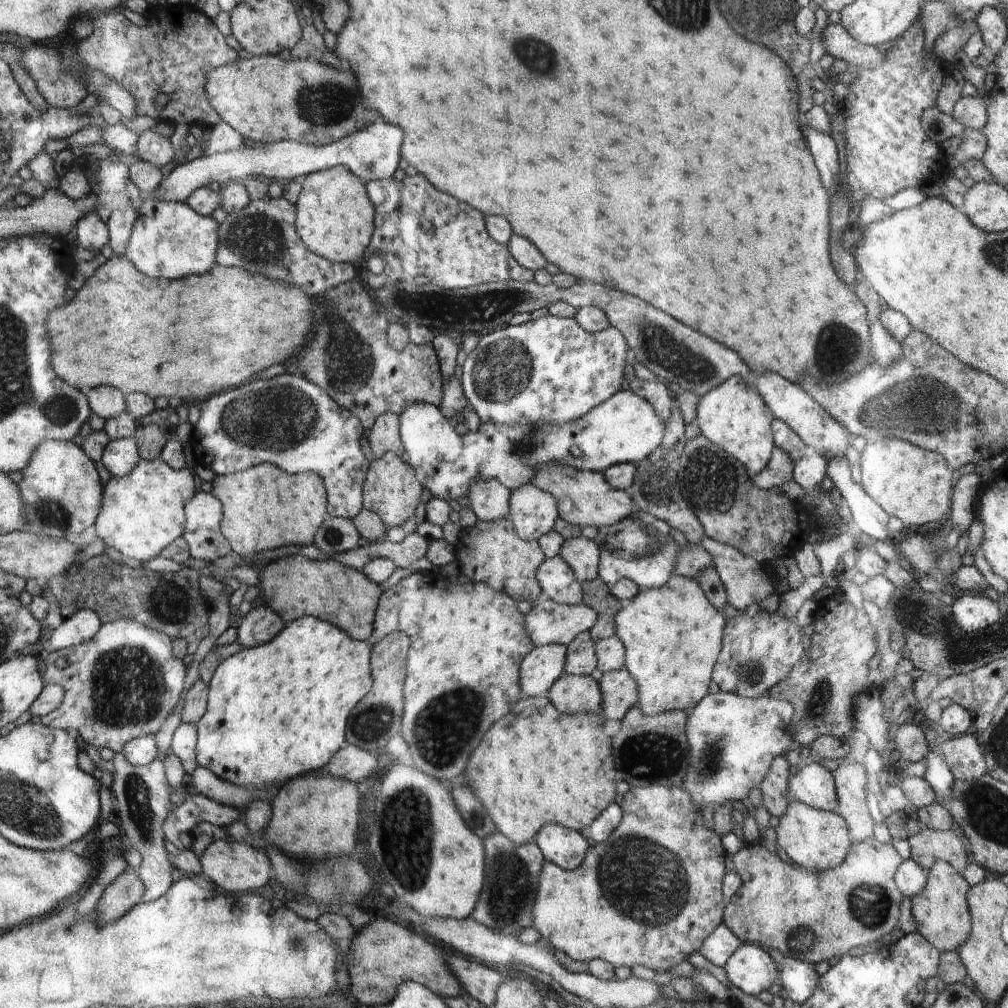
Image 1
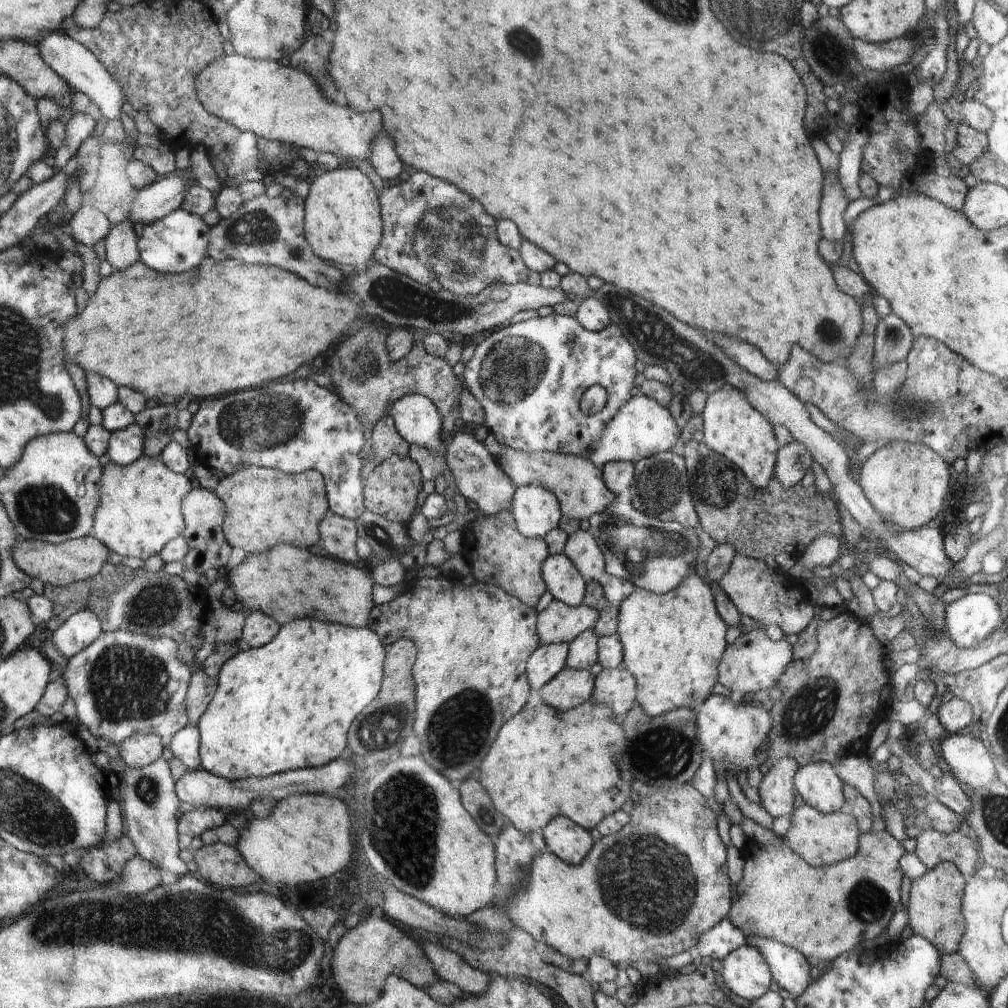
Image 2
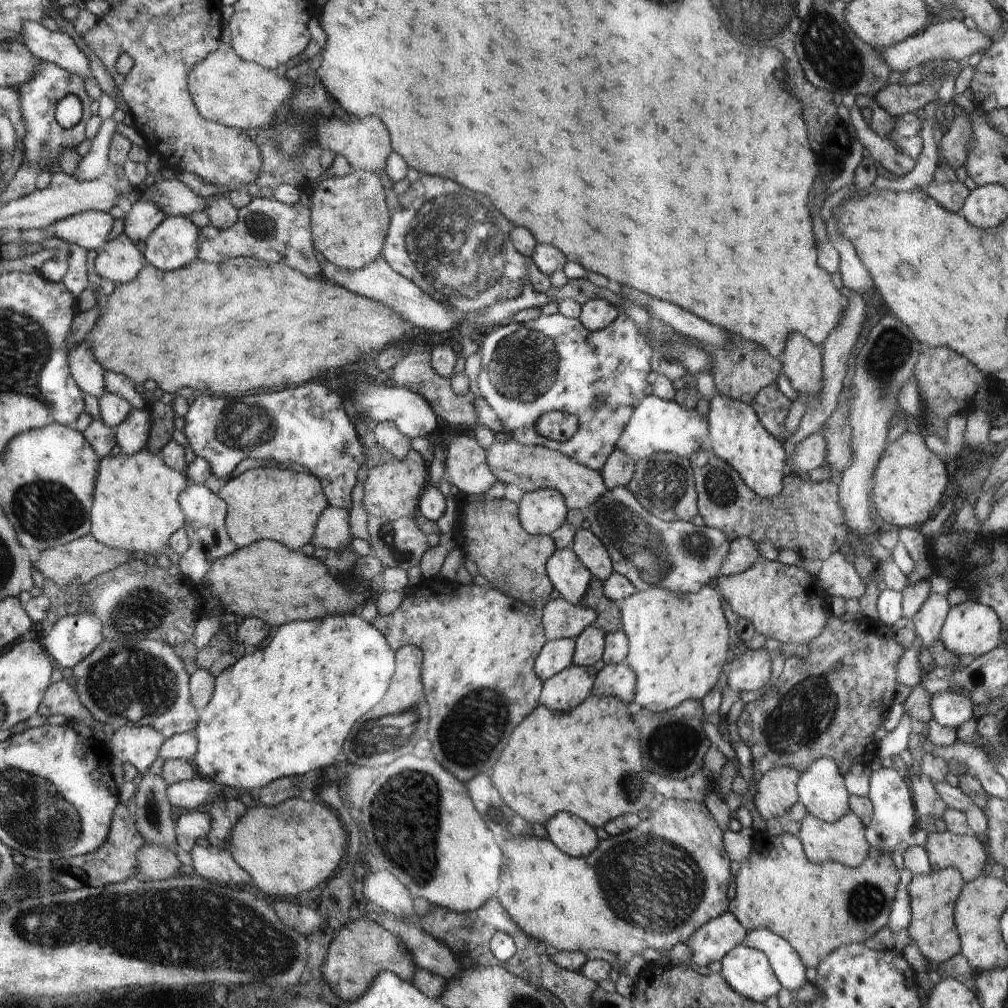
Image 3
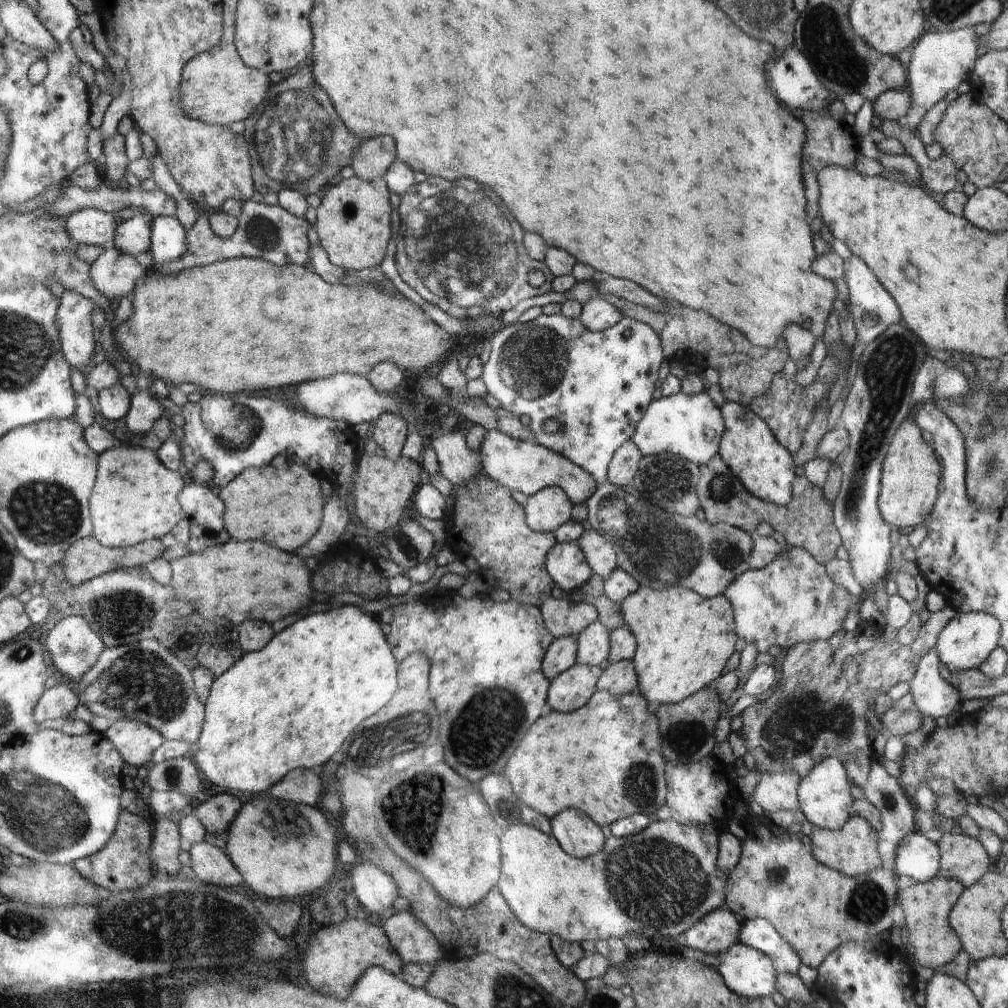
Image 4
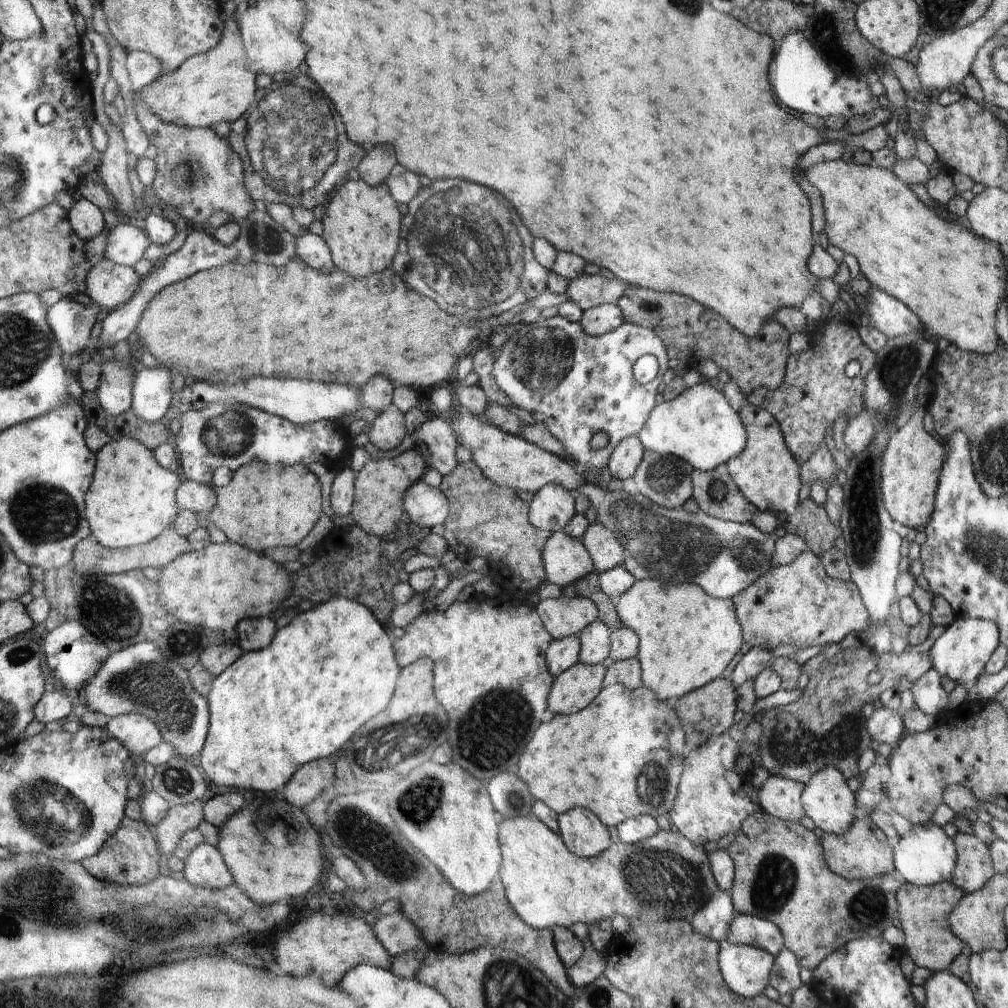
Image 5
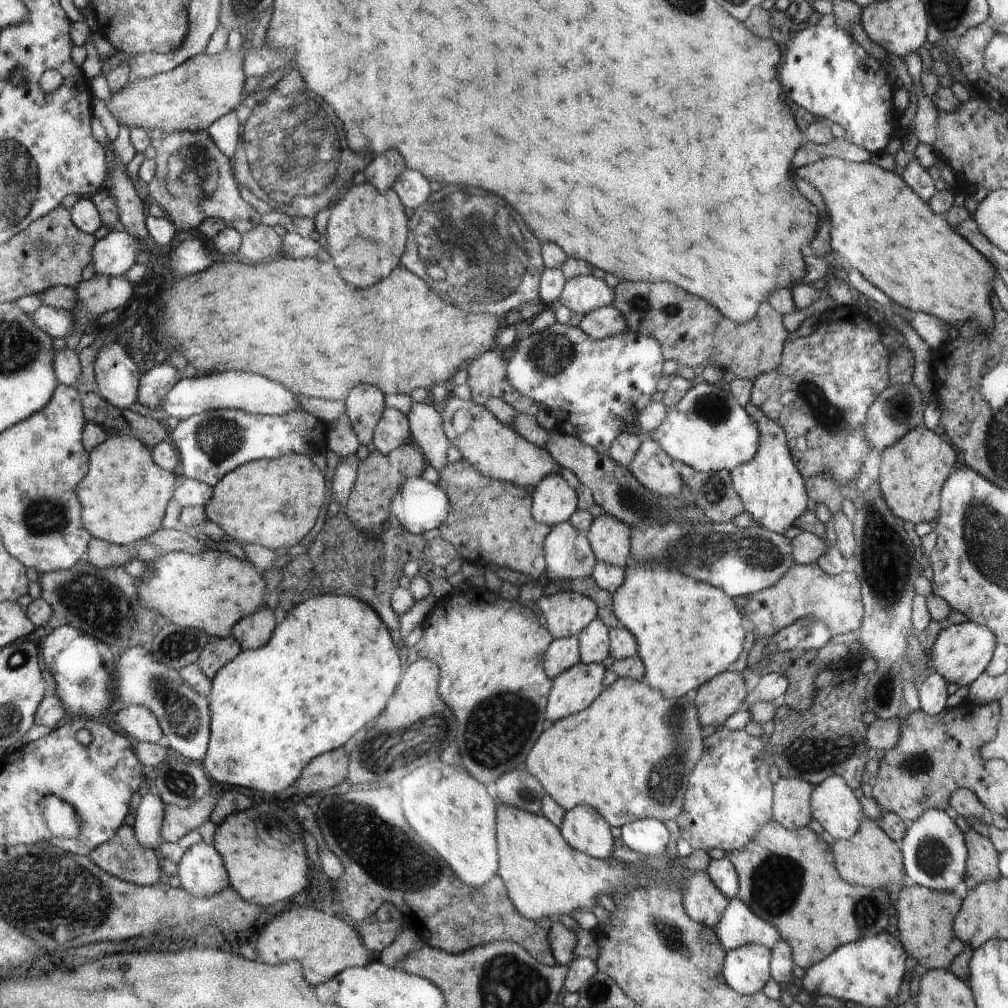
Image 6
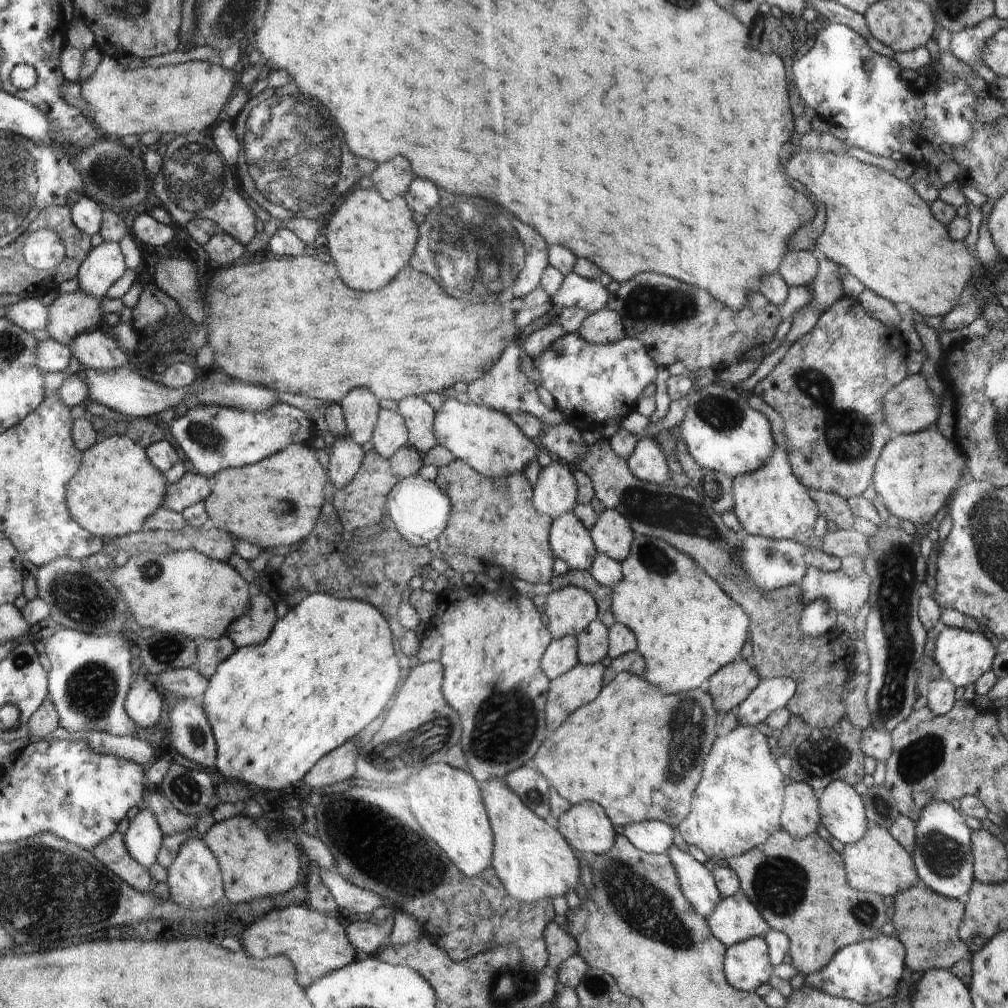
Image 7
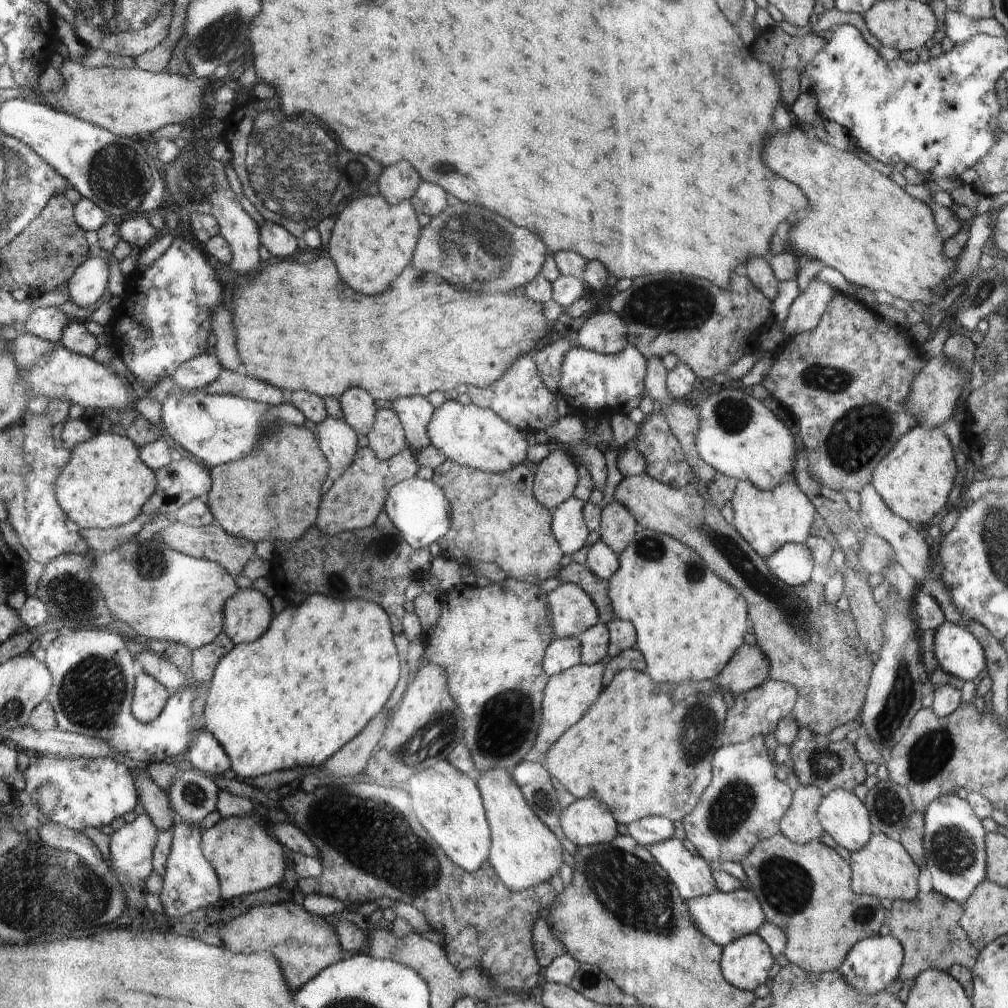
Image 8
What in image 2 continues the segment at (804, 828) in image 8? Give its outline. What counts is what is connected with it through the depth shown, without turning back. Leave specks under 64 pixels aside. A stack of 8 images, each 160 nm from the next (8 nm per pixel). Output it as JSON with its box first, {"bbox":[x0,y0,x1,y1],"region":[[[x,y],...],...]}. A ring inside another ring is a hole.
{"bbox":[759,757,798,818],"region":[[[790,757],[781,758],[772,764],[759,785],[761,805],[764,810],[778,818],[794,810],[794,787],[792,780],[798,773],[798,764]]]}

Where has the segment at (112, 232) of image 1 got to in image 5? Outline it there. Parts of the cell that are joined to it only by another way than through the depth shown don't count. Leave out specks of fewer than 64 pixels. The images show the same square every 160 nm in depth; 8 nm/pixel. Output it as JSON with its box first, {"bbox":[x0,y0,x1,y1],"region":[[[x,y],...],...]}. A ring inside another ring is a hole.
{"bbox":[84,258,140,312],"region":[[[104,258],[89,270],[84,294],[89,296],[92,304],[109,312],[131,300],[134,292],[139,290],[140,278],[133,267]]]}

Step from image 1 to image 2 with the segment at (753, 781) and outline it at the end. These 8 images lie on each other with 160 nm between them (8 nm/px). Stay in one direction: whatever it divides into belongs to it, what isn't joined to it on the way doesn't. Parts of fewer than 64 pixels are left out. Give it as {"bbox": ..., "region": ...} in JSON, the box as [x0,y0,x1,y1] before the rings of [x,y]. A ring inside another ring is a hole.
{"bbox":[699,694,774,776],"region":[[[712,694],[700,705],[699,714],[699,741],[702,743],[706,756],[710,756],[713,766],[724,768],[725,776],[730,765],[748,770],[752,761],[761,762],[760,752],[770,742],[770,732],[774,727],[773,716],[767,708],[756,704],[736,704],[730,697]]]}

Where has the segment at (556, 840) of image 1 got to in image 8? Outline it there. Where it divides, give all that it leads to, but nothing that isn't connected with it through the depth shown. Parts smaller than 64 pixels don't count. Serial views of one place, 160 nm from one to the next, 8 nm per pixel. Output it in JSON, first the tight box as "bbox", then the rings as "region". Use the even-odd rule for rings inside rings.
{"bbox":[562,798,616,847],"region":[[[596,798],[576,799],[562,810],[564,834],[577,847],[614,841],[616,821],[607,803]]]}

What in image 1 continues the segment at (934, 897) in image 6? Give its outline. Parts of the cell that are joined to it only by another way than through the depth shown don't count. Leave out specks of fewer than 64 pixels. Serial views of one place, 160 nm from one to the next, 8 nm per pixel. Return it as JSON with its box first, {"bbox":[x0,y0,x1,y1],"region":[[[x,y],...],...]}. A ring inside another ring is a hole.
{"bbox":[911,861,971,951],"region":[[[936,861],[928,873],[927,884],[922,893],[911,898],[911,913],[916,922],[916,932],[923,935],[932,946],[943,951],[956,951],[970,936],[971,916],[967,903],[970,883],[959,871],[946,861]]]}

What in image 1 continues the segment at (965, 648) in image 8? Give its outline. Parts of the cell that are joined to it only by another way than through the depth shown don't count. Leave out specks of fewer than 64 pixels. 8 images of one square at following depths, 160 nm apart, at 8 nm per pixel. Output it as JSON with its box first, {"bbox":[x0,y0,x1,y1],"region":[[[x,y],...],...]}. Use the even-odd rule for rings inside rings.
{"bbox":[951,592,1000,633],"region":[[[965,592],[954,599],[951,613],[955,625],[964,633],[978,632],[1000,618],[997,603],[976,592]]]}

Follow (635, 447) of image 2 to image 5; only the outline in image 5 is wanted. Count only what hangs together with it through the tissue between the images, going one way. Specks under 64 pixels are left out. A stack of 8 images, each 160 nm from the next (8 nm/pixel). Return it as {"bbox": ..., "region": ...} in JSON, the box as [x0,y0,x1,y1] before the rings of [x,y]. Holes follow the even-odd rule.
{"bbox":[638,381,747,471],"region":[[[708,381],[687,387],[682,394],[671,401],[657,404],[656,408],[651,410],[647,424],[643,426],[638,438],[645,449],[681,458],[688,461],[694,470],[701,471],[711,471],[718,465],[726,465],[731,458],[736,458],[747,448],[747,429],[739,413],[730,406],[728,400],[718,392],[717,388],[712,388],[708,384]]]}

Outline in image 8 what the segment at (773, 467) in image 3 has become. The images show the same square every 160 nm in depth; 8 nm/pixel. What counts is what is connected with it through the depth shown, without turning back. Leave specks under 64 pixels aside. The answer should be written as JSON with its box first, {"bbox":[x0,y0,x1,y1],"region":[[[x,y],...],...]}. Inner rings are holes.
{"bbox":[731,476,817,560],"region":[[[792,476],[771,491],[761,491],[751,482],[739,481],[731,503],[734,511],[732,525],[764,560],[788,543],[804,545],[817,511]]]}

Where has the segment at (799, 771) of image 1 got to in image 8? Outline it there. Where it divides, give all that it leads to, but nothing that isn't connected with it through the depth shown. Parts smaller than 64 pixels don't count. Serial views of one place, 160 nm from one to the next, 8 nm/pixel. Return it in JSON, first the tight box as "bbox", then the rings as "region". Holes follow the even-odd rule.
{"bbox":[818,789,870,853],"region":[[[834,789],[823,796],[818,810],[824,830],[832,836],[834,842],[844,846],[851,853],[867,845],[870,838],[870,811],[853,791]]]}

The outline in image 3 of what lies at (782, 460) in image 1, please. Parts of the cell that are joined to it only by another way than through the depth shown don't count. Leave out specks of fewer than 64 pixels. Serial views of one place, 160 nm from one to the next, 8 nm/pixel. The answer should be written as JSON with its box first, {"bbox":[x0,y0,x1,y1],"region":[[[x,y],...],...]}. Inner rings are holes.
{"bbox":[789,431,827,472],"region":[[[818,431],[797,444],[795,452],[789,457],[789,466],[794,471],[810,472],[815,468],[825,466],[827,440]]]}

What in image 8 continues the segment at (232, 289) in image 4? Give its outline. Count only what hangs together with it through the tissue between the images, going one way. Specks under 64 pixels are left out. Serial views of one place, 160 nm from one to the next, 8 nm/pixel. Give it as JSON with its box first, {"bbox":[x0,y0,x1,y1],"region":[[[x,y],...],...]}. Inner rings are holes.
{"bbox":[234,256,548,402],"region":[[[320,256],[312,262],[306,264],[296,264],[296,262],[276,262],[264,266],[264,272],[260,272],[254,278],[244,278],[244,286],[240,284],[234,292],[234,302],[236,302],[236,316],[234,316],[234,326],[236,326],[236,338],[238,338],[238,352],[242,359],[242,372],[248,376],[264,380],[268,384],[284,390],[294,391],[308,390],[308,392],[317,394],[319,397],[340,398],[346,388],[350,386],[362,386],[370,392],[374,400],[382,398],[391,402],[398,397],[409,397],[420,395],[423,397],[432,394],[434,390],[447,391],[452,390],[456,384],[472,384],[473,387],[489,387],[496,382],[509,368],[520,354],[533,352],[532,348],[536,346],[538,340],[542,340],[548,334],[548,324],[542,314],[542,305],[532,302],[532,299],[518,296],[514,290],[504,294],[486,294],[486,296],[476,296],[472,292],[460,290],[448,282],[444,282],[441,275],[425,272],[422,268],[407,266],[400,273],[400,278],[396,278],[396,286],[392,290],[386,290],[384,294],[378,296],[364,296],[360,292],[354,292],[346,282],[336,272],[334,262],[328,256]]]}

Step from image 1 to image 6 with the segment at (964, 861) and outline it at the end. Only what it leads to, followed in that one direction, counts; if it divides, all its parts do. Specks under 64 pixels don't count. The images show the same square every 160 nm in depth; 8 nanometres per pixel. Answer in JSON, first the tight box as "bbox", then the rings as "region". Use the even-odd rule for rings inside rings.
{"bbox":[963,828,1000,889],"region":[[[972,828],[964,835],[966,835],[967,850],[970,852],[967,858],[966,876],[963,878],[968,889],[1000,878],[999,852],[994,848],[992,841]]]}

